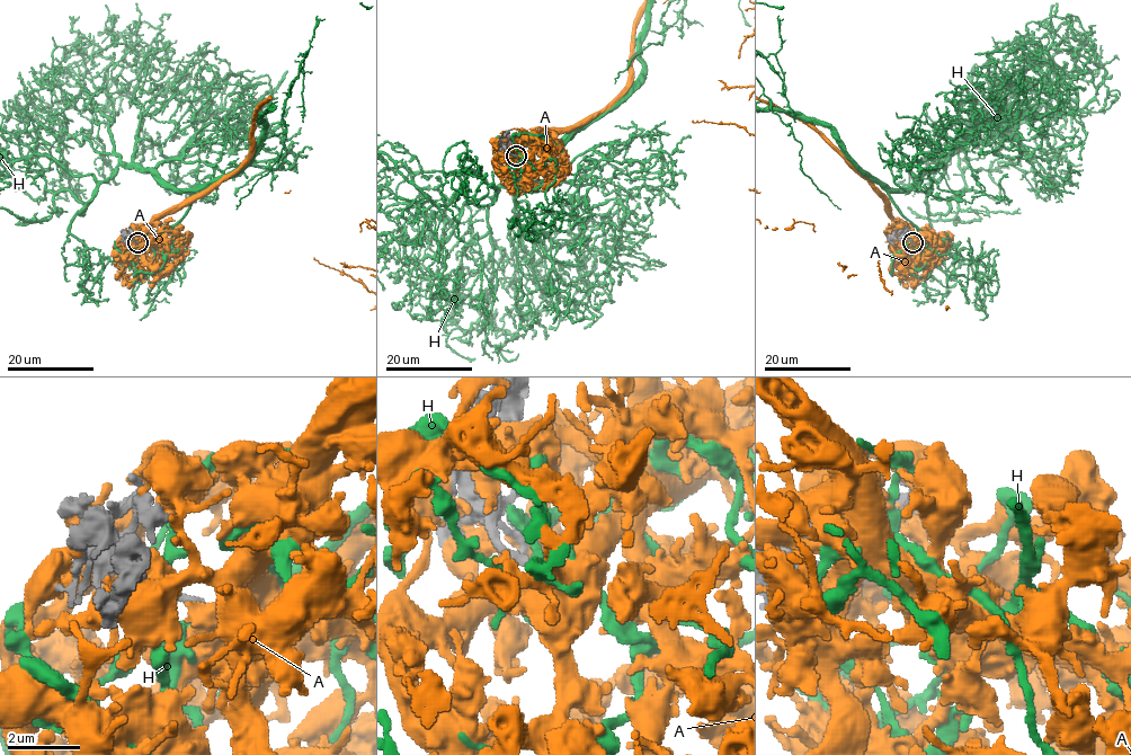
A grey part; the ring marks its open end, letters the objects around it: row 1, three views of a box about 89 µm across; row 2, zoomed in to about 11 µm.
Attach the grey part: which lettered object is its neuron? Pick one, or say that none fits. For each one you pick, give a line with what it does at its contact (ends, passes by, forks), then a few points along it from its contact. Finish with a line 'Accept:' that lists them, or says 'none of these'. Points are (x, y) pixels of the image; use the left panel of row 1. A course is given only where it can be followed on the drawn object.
Accept: none of these

